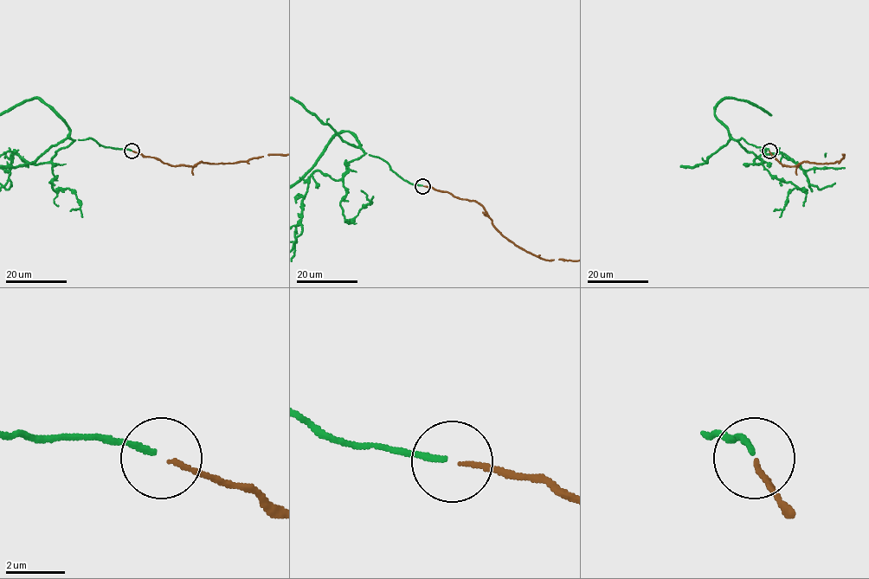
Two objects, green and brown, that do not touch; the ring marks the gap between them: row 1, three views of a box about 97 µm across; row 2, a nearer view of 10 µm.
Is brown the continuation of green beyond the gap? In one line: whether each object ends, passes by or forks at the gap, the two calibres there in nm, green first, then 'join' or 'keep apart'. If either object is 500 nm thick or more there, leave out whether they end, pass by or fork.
green ends; brown ends; calibres 180 and 130 nm; join

